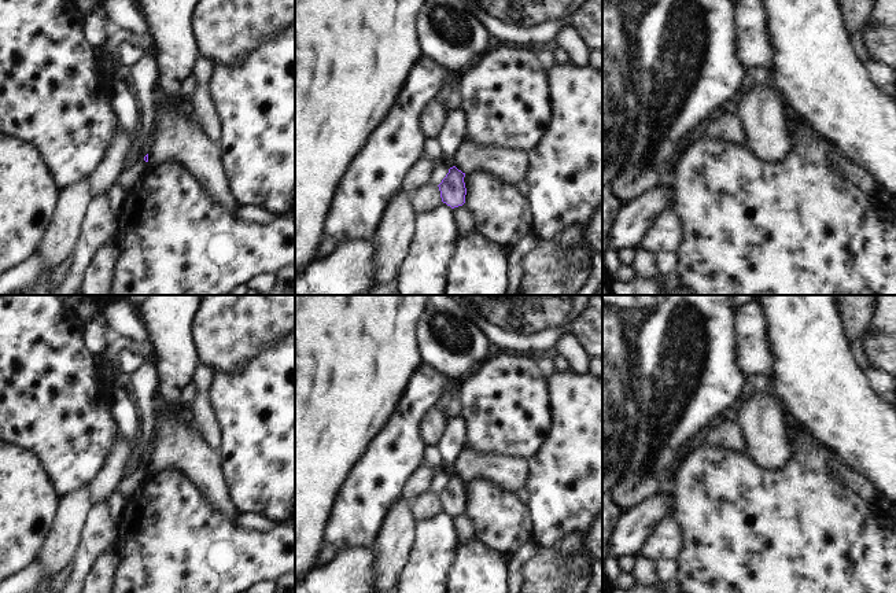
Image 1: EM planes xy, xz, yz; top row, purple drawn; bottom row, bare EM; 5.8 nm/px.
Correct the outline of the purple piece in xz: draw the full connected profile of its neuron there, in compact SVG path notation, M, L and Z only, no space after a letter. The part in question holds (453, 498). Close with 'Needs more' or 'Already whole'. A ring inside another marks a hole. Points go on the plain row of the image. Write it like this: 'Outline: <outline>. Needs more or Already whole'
Outline: M456 474L449 476L449 480L438 493L440 498L442 509L451 516L462 513L465 511L467 496L464 490L465 480Z. Already whole

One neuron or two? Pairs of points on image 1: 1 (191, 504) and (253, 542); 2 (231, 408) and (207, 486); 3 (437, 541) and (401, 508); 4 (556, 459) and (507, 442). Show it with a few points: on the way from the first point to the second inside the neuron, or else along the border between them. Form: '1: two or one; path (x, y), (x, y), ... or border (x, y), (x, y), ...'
1: one; path (206, 518), (231, 542), (238, 542)
2: two; border (216, 450), (225, 485)
3: two; border (416, 520), (416, 536), (408, 552)
4: two; border (552, 424), (542, 444), (527, 459)

